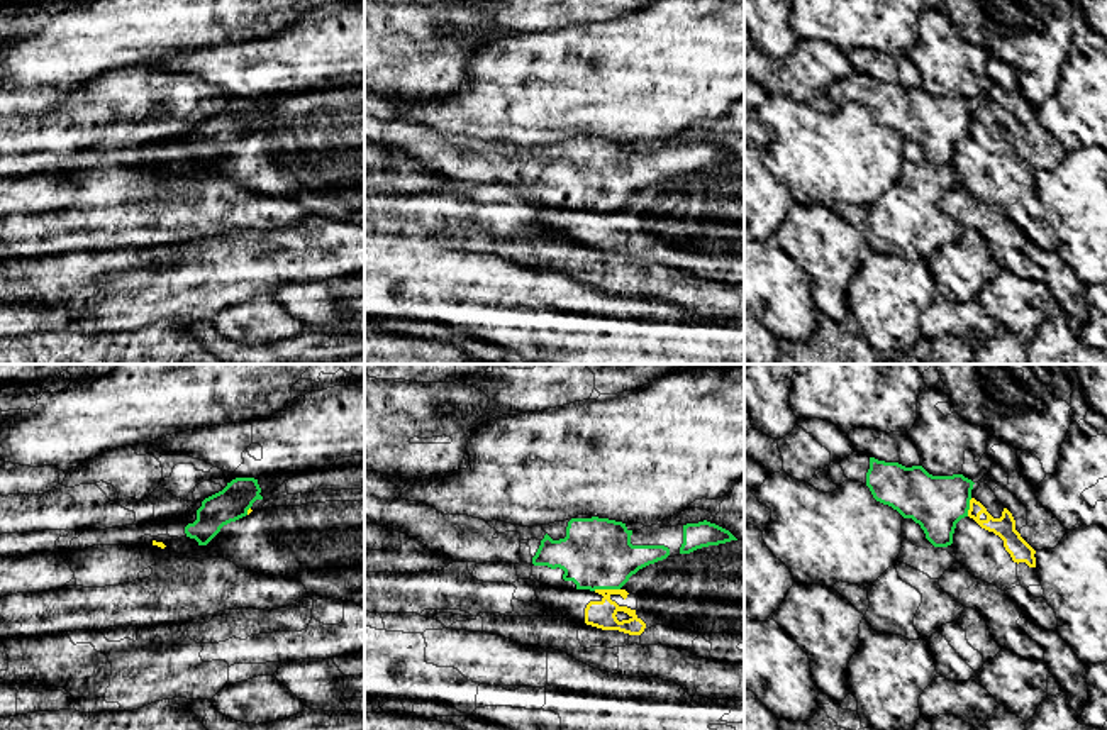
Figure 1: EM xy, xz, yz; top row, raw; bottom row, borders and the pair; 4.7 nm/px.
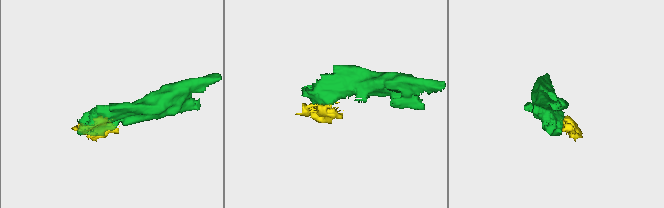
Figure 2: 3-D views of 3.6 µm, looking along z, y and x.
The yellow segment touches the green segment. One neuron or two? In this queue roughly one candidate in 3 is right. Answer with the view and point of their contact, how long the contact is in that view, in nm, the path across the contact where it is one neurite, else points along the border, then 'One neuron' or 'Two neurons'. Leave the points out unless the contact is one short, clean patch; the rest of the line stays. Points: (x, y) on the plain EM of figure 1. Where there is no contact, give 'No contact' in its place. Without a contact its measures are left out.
Touches yellow at xz (606, 210). Shared border 130 nm. Boundary: xz (619, 209), (594, 210). Two neurons

